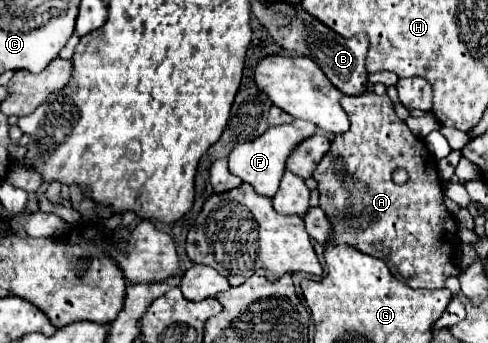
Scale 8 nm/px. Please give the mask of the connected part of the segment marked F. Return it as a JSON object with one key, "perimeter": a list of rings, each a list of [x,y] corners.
{"perimeter":[[[295,119],[291,125],[277,125],[277,127],[269,127],[261,137],[257,137],[255,141],[247,141],[247,143],[241,143],[237,145],[229,157],[227,157],[227,163],[229,163],[229,173],[231,175],[237,175],[241,177],[243,183],[249,183],[259,195],[265,195],[265,197],[273,197],[279,189],[279,181],[285,173],[285,161],[289,157],[289,153],[293,151],[293,147],[305,139],[305,137],[311,137],[313,133],[317,131],[317,127],[309,121],[303,121],[303,119]]]}

